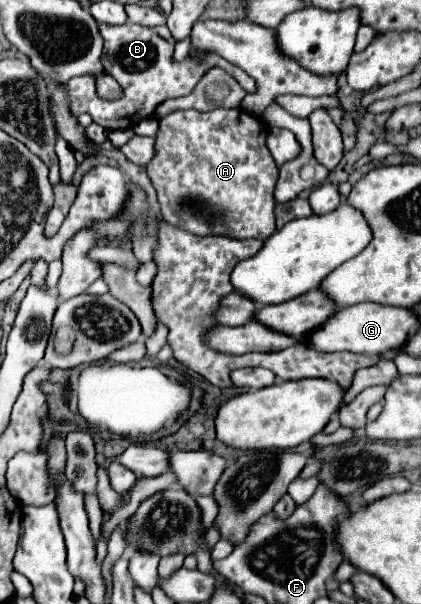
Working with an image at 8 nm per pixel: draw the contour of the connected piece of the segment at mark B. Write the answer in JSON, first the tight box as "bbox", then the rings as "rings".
{"bbox":[66,24,256,130],"rings":[[[100,24],[100,32],[104,38],[104,54],[102,54],[104,70],[108,74],[112,74],[120,82],[120,86],[124,86],[124,96],[120,100],[114,100],[114,102],[98,98],[94,80],[90,76],[72,78],[70,82],[66,82],[66,88],[68,88],[68,98],[70,98],[70,110],[76,116],[88,112],[92,116],[92,120],[96,124],[104,126],[106,130],[130,128],[144,118],[152,118],[156,108],[164,100],[188,96],[192,92],[192,88],[198,84],[198,80],[204,76],[204,72],[210,70],[212,66],[218,66],[218,68],[226,70],[230,76],[234,76],[246,92],[256,90],[252,76],[248,76],[242,68],[230,64],[228,60],[224,60],[218,54],[206,52],[206,60],[202,60],[202,64],[194,64],[194,60],[190,60],[190,56],[186,56],[182,62],[174,62],[174,58],[172,58],[174,56],[174,44],[160,38],[150,28],[142,28],[136,24],[122,24],[122,26]]]}

